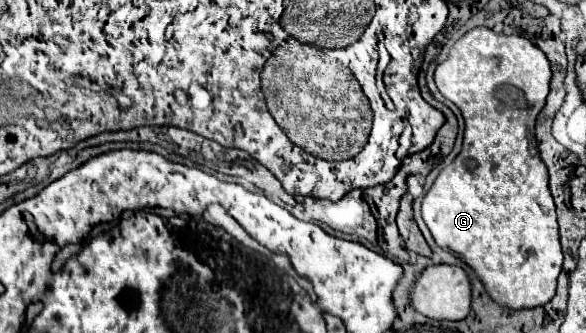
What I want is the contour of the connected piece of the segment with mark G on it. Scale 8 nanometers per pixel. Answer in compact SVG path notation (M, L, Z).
M485 27L471 29L457 39L449 51L449 59L439 63L435 71L437 89L461 109L467 127L461 153L439 173L433 187L423 197L423 221L435 243L465 259L483 281L489 297L509 309L527 309L549 303L549 299L555 297L557 277L563 265L555 203L547 185L549 175L539 157L537 141L533 139L535 117L545 105L549 81L551 67L541 49L525 37L497 35Z

